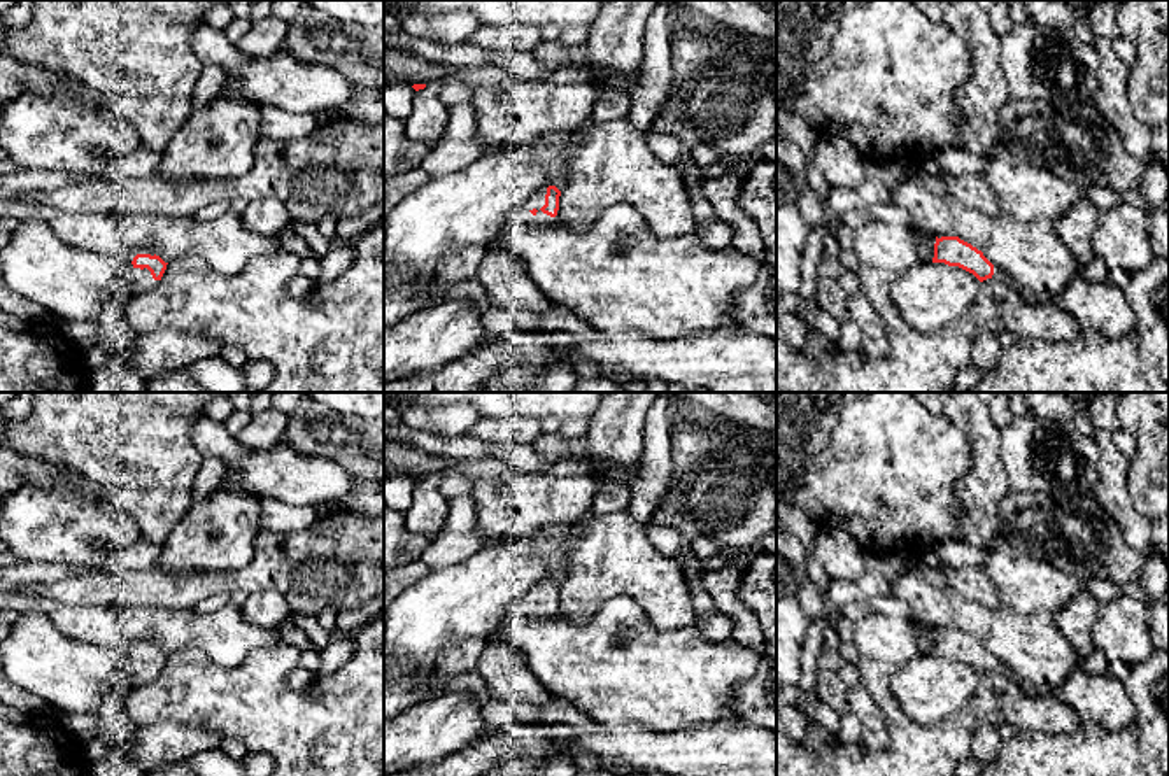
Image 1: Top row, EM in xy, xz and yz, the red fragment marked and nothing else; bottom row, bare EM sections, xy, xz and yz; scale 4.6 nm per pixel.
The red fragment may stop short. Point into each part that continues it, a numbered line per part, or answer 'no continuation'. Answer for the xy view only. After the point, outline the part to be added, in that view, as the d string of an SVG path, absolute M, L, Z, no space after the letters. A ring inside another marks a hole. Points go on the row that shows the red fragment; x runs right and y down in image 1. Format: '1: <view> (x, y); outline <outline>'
1: xy (137, 281); outline M140 249L121 263L119 282L123 287L126 287L133 293L133 298L154 289L156 284L159 282L159 280L152 279L152 275L147 268L140 270L131 265L131 261L137 254L154 256L154 252L147 250L147 249Z

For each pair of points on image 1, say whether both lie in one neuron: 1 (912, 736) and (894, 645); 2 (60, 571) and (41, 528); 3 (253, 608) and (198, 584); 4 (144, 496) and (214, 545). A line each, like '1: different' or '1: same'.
1: same
2: different
3: different
4: different

